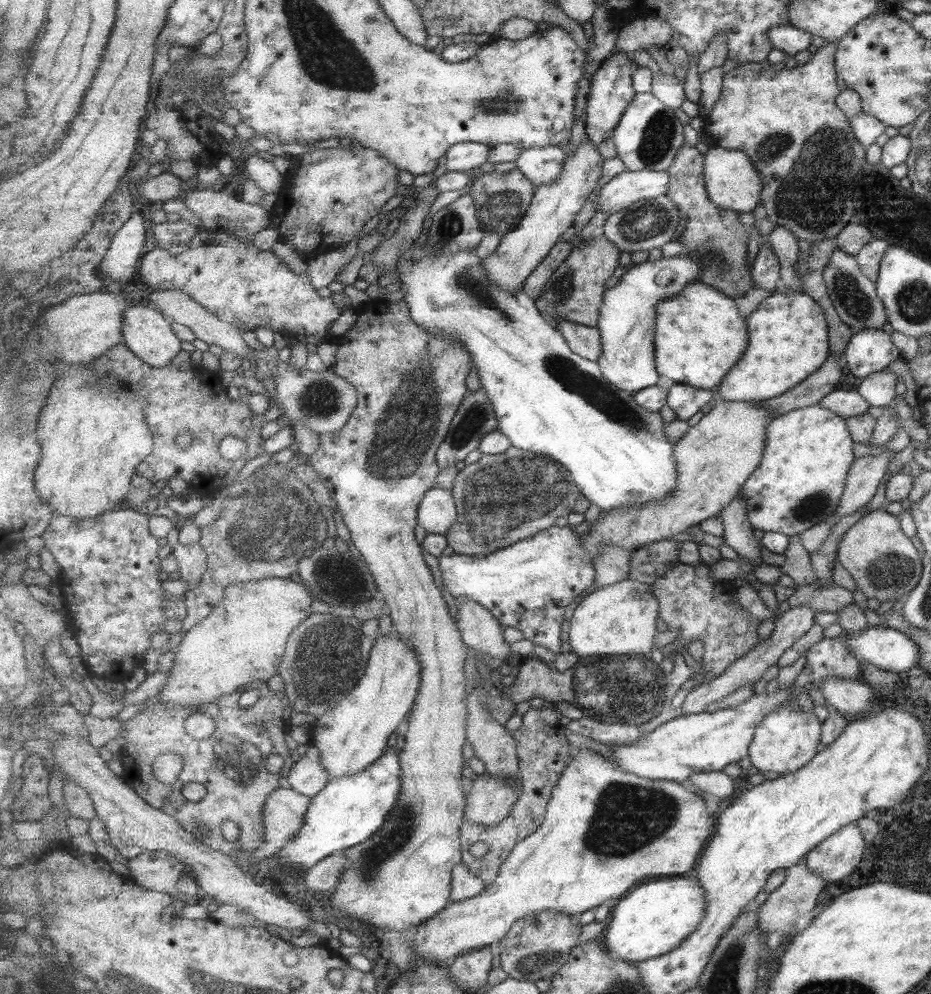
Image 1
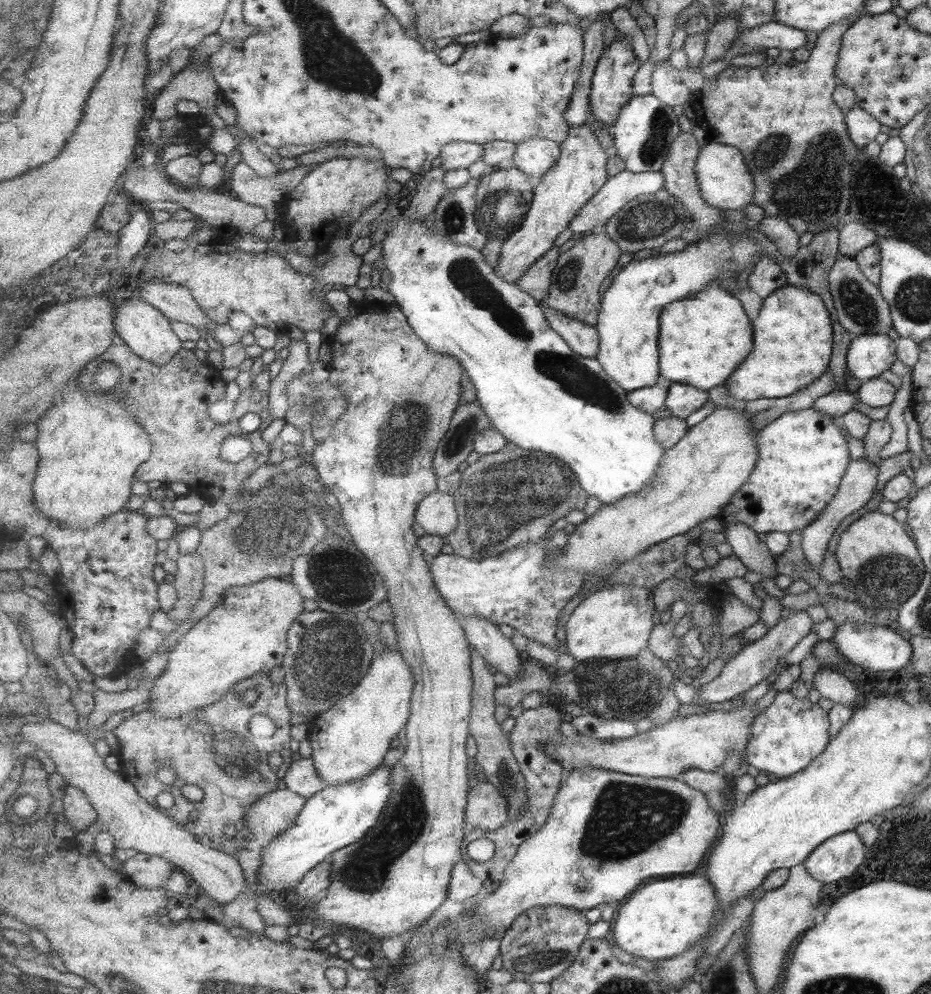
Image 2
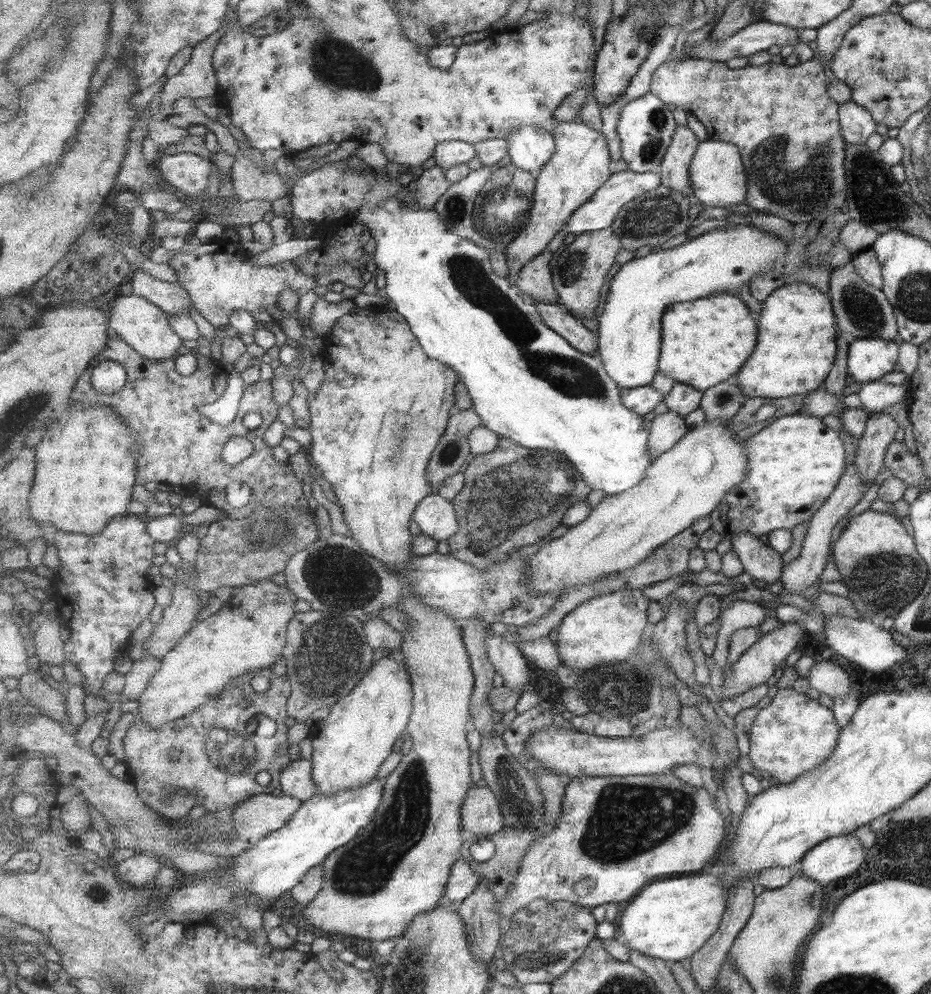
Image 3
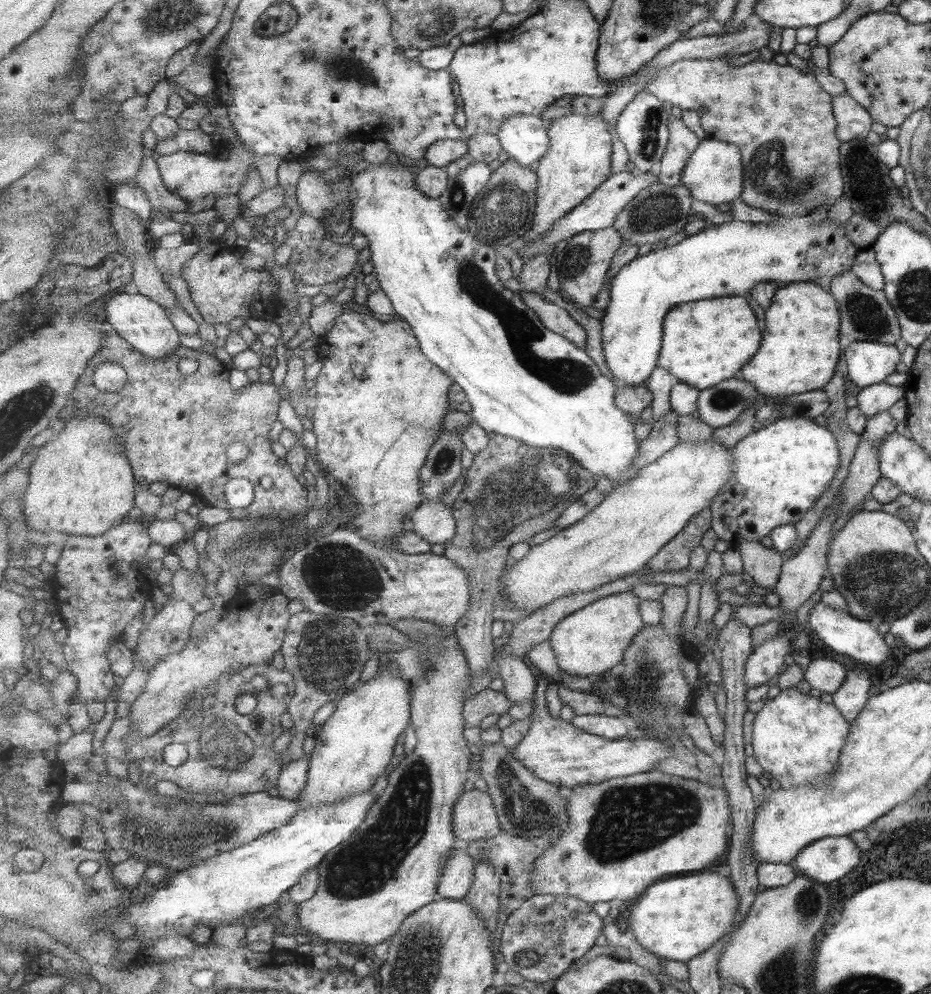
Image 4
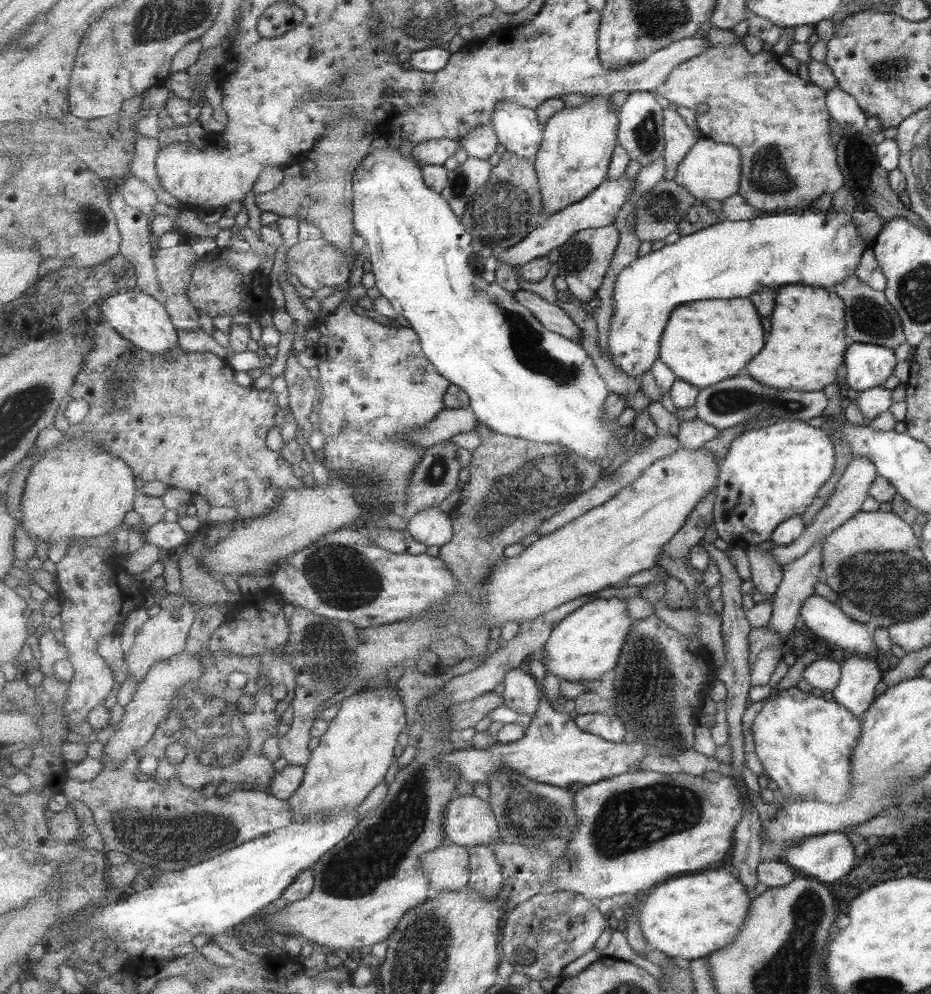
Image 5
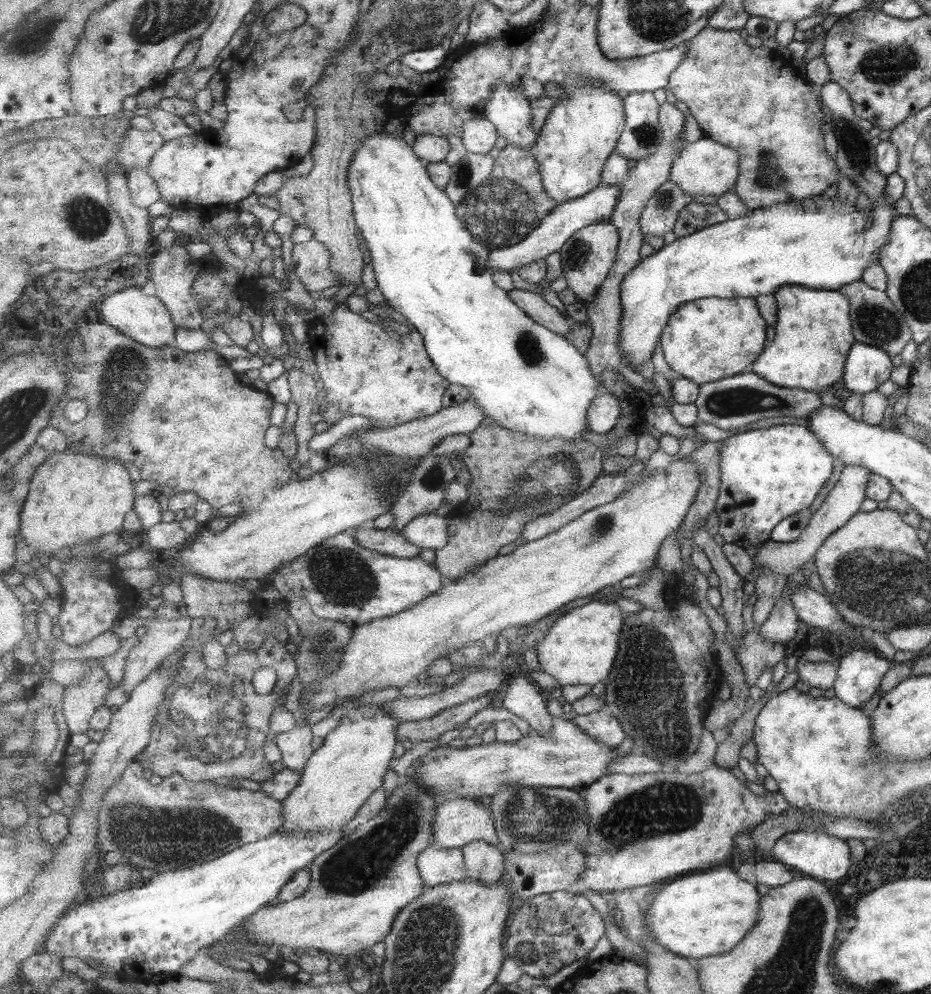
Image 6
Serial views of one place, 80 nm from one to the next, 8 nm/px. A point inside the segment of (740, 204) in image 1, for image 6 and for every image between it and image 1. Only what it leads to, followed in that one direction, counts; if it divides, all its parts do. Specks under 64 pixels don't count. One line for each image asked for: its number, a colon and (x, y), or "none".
2: (726, 182)
3: (719, 178)
4: (715, 174)
5: (712, 170)
6: (705, 167)

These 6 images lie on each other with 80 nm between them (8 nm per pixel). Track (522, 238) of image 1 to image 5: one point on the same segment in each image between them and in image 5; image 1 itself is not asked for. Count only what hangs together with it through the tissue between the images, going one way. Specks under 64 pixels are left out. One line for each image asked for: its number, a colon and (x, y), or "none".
2: (582, 169)
3: (582, 163)
4: (579, 161)
5: (578, 145)

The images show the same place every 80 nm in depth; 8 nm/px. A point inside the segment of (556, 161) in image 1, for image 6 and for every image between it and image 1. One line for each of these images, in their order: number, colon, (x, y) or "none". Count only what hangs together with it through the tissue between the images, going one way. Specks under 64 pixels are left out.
2: (536, 156)
3: (530, 147)
4: (524, 137)
5: (519, 129)
6: (508, 109)

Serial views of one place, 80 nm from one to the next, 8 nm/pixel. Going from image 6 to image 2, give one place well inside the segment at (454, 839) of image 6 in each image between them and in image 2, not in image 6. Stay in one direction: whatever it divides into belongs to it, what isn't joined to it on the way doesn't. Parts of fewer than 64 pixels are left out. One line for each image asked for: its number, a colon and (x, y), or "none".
2: (487, 809)
3: (482, 815)
4: (475, 817)
5: (469, 821)

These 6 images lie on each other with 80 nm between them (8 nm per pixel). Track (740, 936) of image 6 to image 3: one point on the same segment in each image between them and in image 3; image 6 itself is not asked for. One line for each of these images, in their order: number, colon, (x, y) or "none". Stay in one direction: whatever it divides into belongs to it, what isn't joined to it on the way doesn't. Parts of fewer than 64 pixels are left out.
3: (672, 920)
4: (679, 919)
5: (689, 918)

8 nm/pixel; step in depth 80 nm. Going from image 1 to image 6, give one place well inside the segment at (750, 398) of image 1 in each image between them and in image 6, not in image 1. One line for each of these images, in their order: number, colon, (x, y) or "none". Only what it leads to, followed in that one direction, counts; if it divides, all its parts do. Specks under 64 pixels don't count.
2: (793, 334)
3: (797, 349)
4: (800, 351)
5: (807, 344)
6: (814, 331)

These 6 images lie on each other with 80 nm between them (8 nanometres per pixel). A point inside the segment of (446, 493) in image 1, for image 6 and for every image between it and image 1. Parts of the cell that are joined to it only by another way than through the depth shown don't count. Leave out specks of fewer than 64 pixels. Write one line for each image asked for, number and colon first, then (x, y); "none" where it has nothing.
2: (438, 514)
3: (436, 516)
4: (433, 520)
5: (433, 527)
6: (431, 531)

